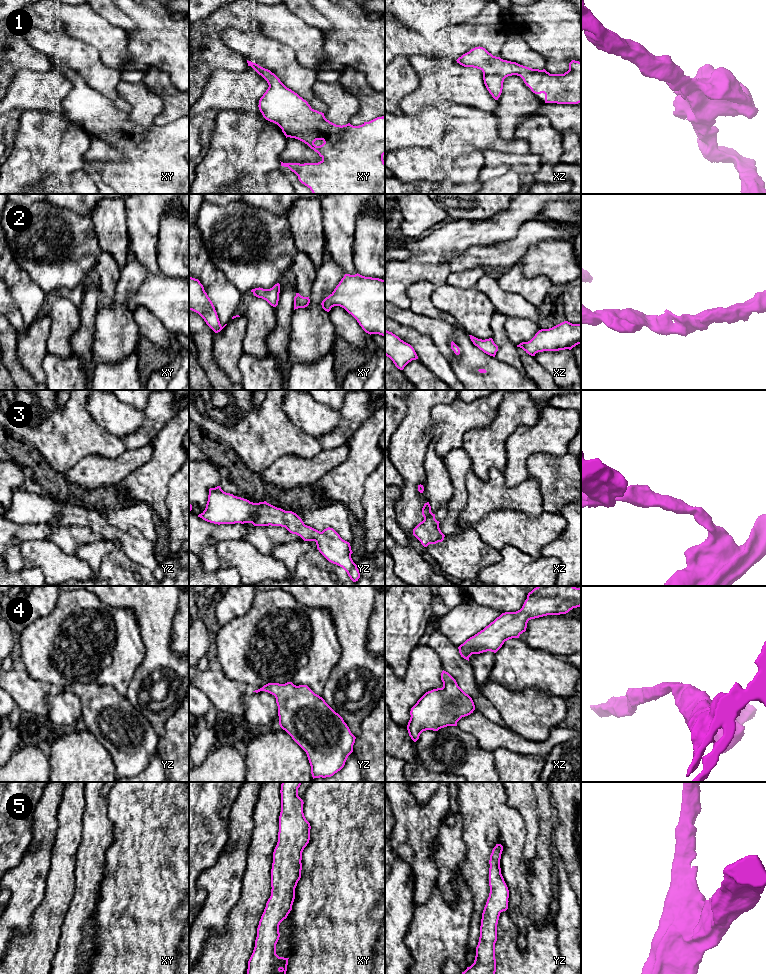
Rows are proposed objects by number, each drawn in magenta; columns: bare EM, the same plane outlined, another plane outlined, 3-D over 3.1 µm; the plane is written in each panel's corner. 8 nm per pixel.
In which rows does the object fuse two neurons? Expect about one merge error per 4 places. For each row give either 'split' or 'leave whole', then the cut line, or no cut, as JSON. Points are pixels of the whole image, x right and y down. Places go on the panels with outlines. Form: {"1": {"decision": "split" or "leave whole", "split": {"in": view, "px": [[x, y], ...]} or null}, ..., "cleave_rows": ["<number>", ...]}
{"1": {"decision": "leave whole", "split": null}, "2": {"decision": "leave whole", "split": null}, "3": {"decision": "leave whole", "split": null}, "4": {"decision": "leave whole", "split": null}, "5": {"decision": "leave whole", "split": null}, "cleave_rows": []}

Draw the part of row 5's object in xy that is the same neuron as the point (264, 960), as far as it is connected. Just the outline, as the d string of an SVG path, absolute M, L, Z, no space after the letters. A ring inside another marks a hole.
M282 782L281 812L279 816L278 842L273 852L271 869L271 896L259 921L253 953L248 961L247 974L286 974L288 959L276 954L279 925L292 910L295 888L301 878L302 852L310 840L310 823L303 813L303 800L298 796L302 782Z

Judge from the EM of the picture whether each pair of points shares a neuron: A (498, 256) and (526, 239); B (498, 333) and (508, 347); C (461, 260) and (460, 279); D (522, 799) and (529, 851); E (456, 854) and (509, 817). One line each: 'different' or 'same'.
A: same
B: same
C: different
D: same
E: different

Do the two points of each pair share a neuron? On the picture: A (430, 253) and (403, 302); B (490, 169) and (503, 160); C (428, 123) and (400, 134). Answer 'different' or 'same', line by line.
A: same
B: same
C: same

